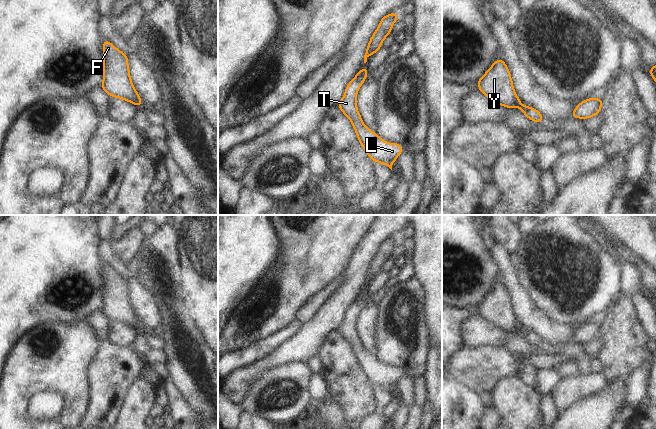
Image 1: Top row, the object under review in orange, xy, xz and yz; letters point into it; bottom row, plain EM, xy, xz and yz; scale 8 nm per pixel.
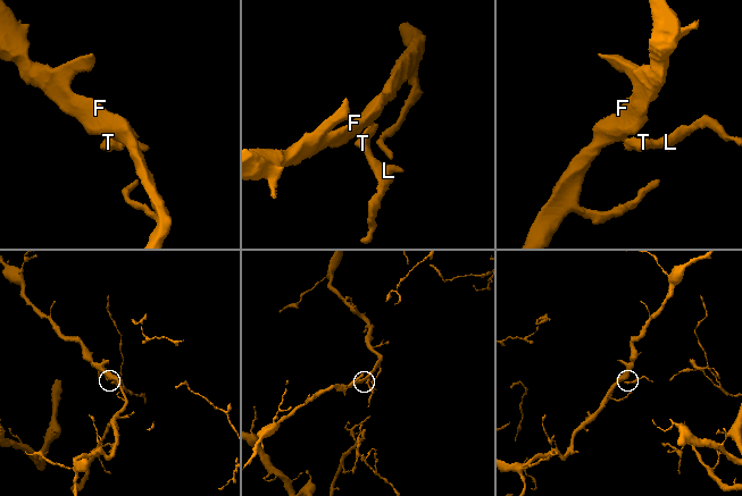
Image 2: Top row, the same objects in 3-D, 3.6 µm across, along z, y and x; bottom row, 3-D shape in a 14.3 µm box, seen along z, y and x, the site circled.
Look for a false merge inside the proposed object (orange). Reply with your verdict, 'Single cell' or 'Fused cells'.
Fused cells

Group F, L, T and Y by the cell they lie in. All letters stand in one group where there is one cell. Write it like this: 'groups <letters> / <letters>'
groups F Y / L T

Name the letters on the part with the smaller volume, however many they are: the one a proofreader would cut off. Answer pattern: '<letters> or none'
L, T

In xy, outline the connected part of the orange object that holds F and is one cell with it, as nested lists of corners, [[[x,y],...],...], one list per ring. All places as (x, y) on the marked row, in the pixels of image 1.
[[[106,38],[103,41],[104,62],[101,88],[111,97],[121,98],[138,107],[141,106],[143,101],[133,87],[127,54],[118,50]]]

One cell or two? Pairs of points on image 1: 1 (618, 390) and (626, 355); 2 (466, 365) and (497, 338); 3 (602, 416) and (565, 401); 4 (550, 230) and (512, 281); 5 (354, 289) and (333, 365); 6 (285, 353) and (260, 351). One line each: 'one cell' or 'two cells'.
1: two cells
2: two cells
3: two cells
4: two cells
5: two cells
6: two cells

